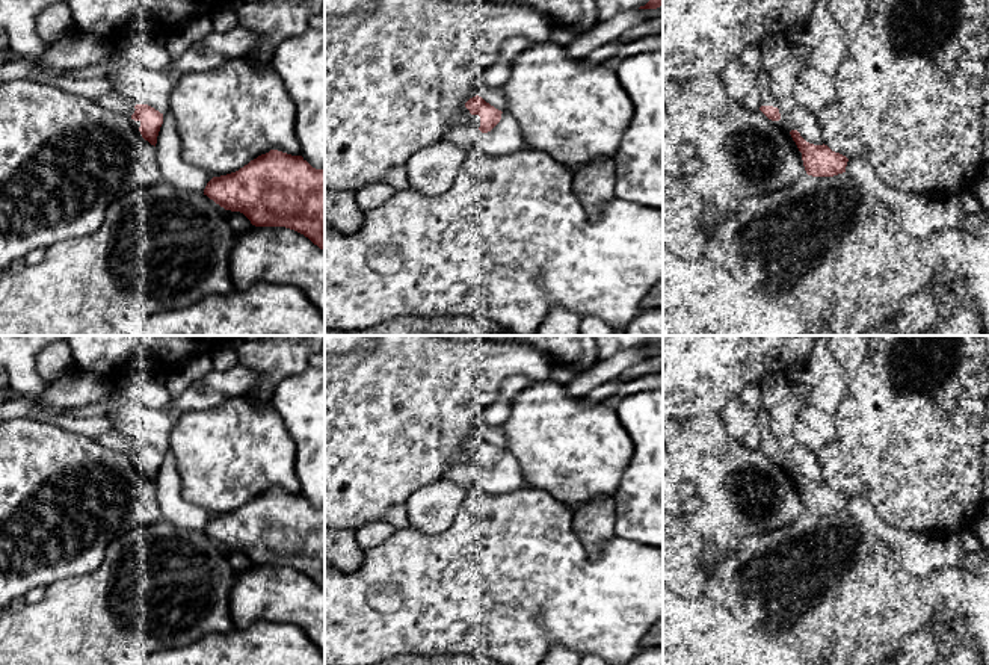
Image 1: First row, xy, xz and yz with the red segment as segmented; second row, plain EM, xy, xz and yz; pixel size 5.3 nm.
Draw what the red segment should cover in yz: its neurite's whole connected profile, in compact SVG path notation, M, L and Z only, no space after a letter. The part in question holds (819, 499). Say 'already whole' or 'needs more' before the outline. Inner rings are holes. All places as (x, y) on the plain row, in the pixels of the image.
needs more; M759 410L758 428L761 434L759 449L772 458L776 464L788 470L802 491L803 505L808 514L812 515L833 515L846 511L849 497L840 491L832 490L827 484L814 484L806 481L793 462L790 450L782 450L779 438L772 432L770 410Z

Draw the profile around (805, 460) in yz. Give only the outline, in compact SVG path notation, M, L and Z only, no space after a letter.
M796 443L791 447L791 456L796 469L800 472L800 475L814 484L823 484L823 475L821 467L817 458L817 452L805 447L803 444Z

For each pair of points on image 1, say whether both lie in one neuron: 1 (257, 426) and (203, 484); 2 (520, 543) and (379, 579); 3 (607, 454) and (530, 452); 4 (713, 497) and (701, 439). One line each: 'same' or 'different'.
1: same
2: same
3: same
4: same

